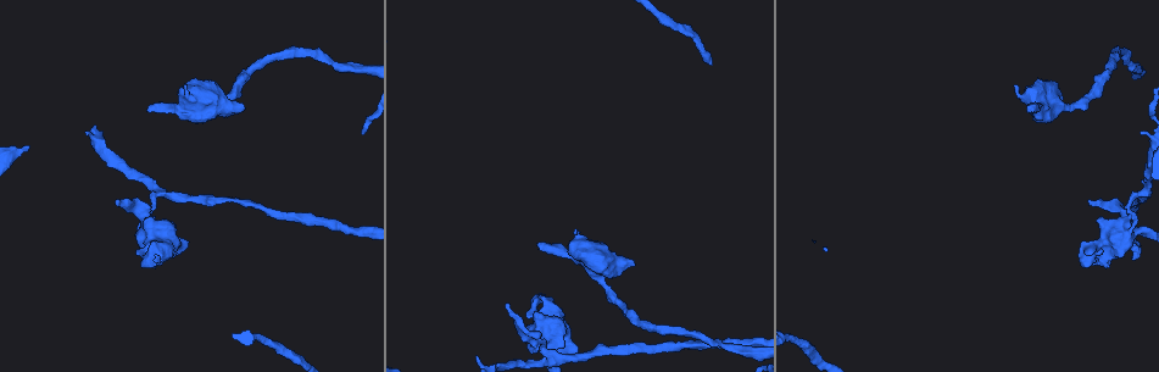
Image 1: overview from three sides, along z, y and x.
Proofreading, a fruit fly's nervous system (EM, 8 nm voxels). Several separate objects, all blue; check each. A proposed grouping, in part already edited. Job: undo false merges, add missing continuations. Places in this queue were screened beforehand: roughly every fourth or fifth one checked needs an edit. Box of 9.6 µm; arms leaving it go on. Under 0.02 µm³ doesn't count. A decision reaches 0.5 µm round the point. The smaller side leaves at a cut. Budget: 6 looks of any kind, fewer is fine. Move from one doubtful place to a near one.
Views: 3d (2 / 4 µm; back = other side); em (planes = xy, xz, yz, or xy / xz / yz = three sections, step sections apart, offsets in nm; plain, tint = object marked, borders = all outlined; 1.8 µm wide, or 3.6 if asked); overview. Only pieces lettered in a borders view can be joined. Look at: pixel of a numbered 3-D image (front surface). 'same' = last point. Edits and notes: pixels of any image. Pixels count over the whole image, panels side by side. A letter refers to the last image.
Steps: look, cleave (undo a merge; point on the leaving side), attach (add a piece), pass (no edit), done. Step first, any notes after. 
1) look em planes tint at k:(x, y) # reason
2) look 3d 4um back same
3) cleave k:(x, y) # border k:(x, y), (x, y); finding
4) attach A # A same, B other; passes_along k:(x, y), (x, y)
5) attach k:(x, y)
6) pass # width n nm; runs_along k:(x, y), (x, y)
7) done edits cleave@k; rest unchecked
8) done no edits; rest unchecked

look em 3.6um xy step 4 tint at 1:(1057, 107) # sudden change in width

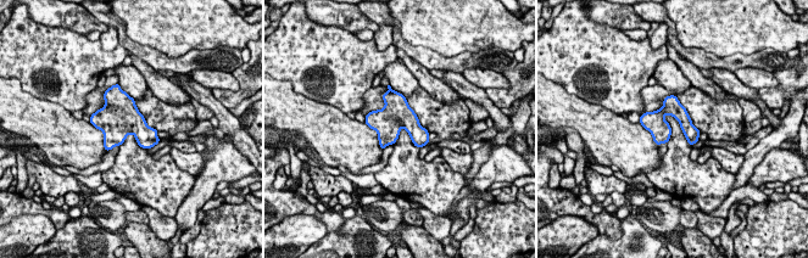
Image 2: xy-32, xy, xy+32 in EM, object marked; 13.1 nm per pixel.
look em 3.6um planes borders same

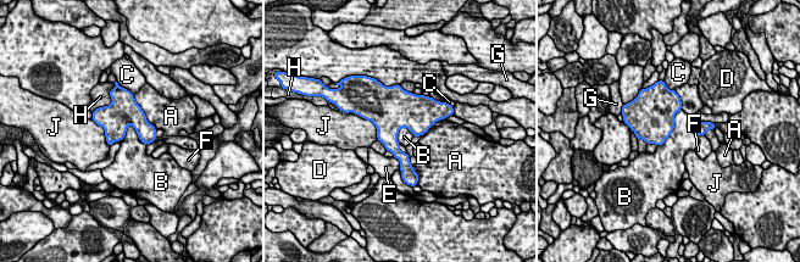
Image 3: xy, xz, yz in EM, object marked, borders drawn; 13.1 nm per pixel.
pass # A other, B other, C other, D other, E other, F other, G other, H other, J other; border 3:(129, 122), (138, 138), (146, 144); all the same neuron

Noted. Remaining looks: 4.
look 3d 4um at 1:(148, 108) # branch stops here

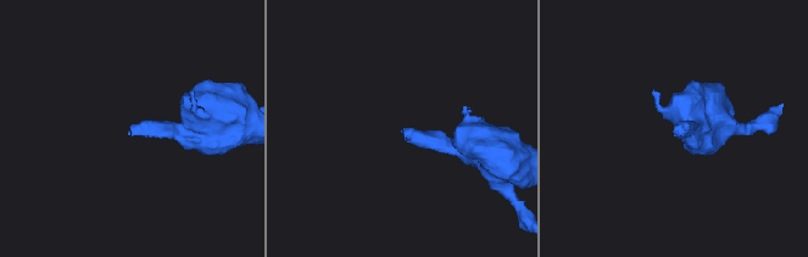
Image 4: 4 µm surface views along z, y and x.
look em planes borders at 4:(676, 124)

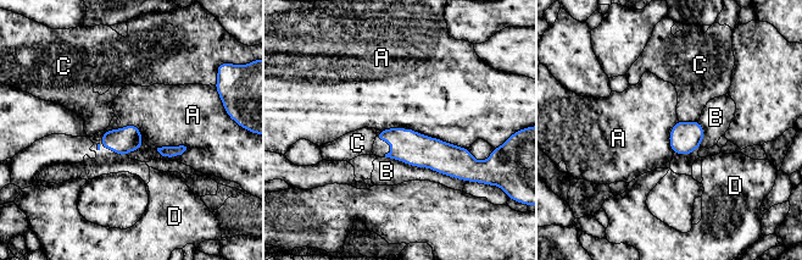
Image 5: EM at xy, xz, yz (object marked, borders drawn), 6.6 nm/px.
pass # A other, B other, C other, D other; runs_along 5:(379, 137), (395, 136), (462, 167); none of them fits

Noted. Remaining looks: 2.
look 3d 2um at 1:(87, 131) # an open end

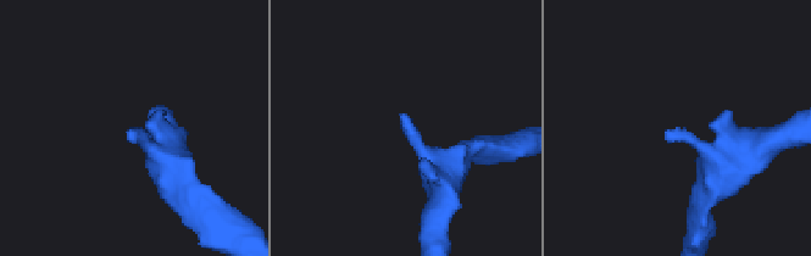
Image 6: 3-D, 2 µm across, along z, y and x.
look em planes borders at 6:(402, 116) # now the EM

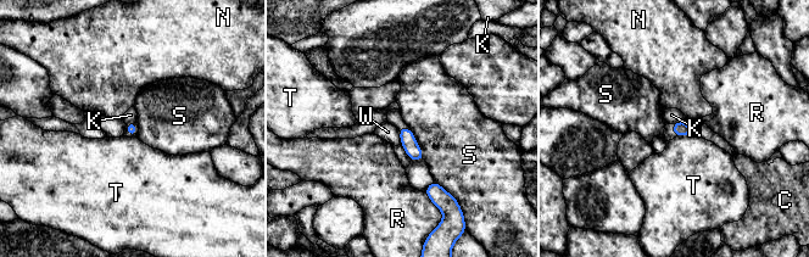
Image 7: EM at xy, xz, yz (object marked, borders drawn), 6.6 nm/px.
pass # C other, K other, N other, R other, S other, T other, W other; border 7:(397, 130), (401, 144); none of them fits

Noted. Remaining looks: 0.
done no edits; rest unchecked

